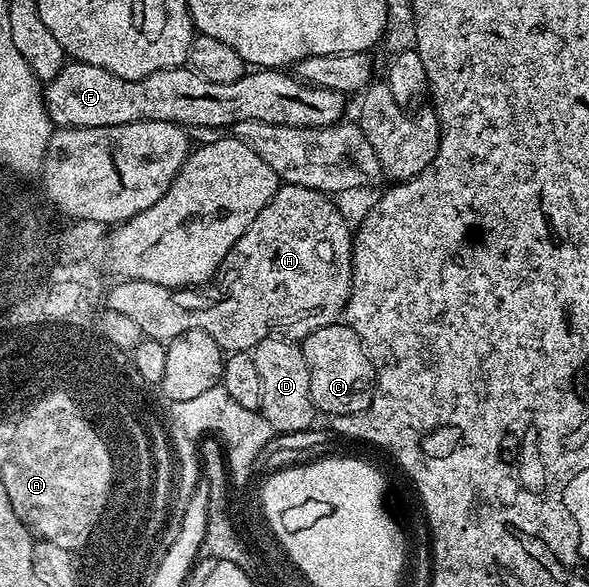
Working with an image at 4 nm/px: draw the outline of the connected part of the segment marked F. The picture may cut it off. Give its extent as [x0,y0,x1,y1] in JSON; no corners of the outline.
[45,60,347,128]

